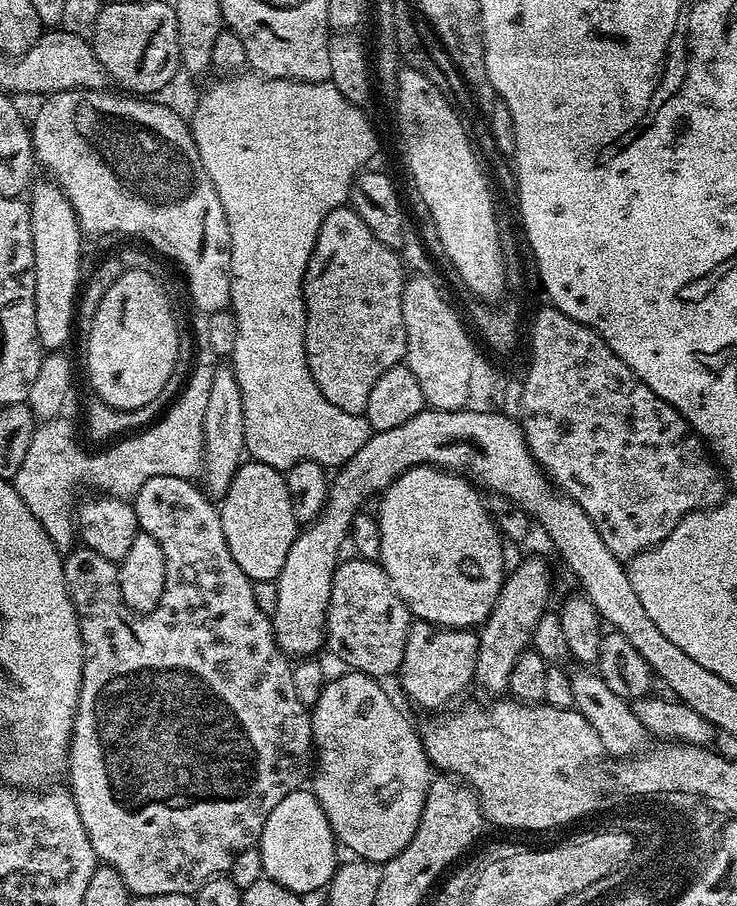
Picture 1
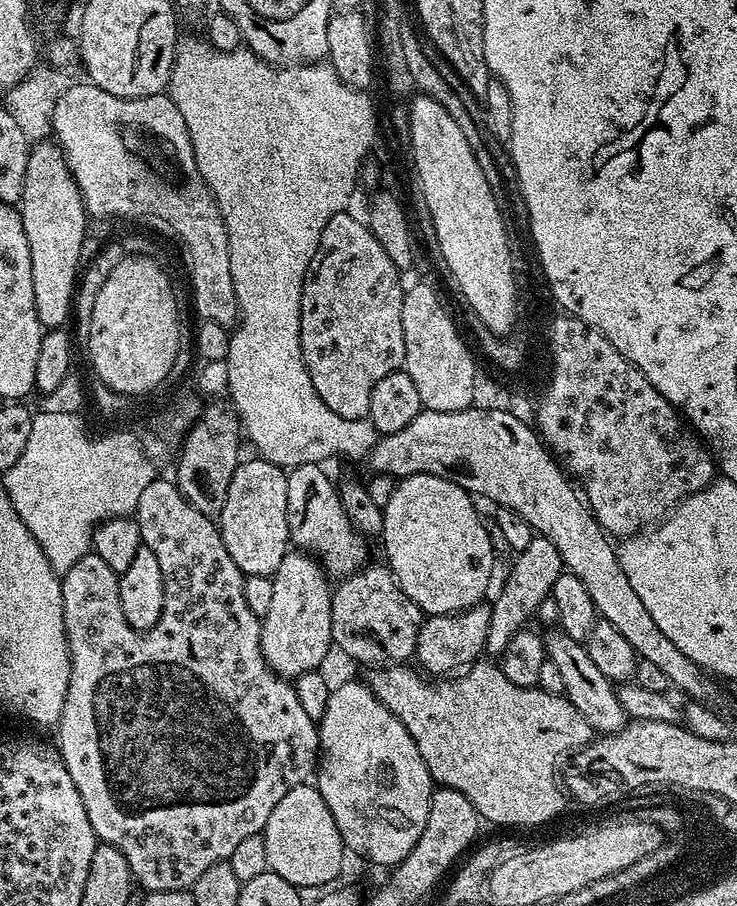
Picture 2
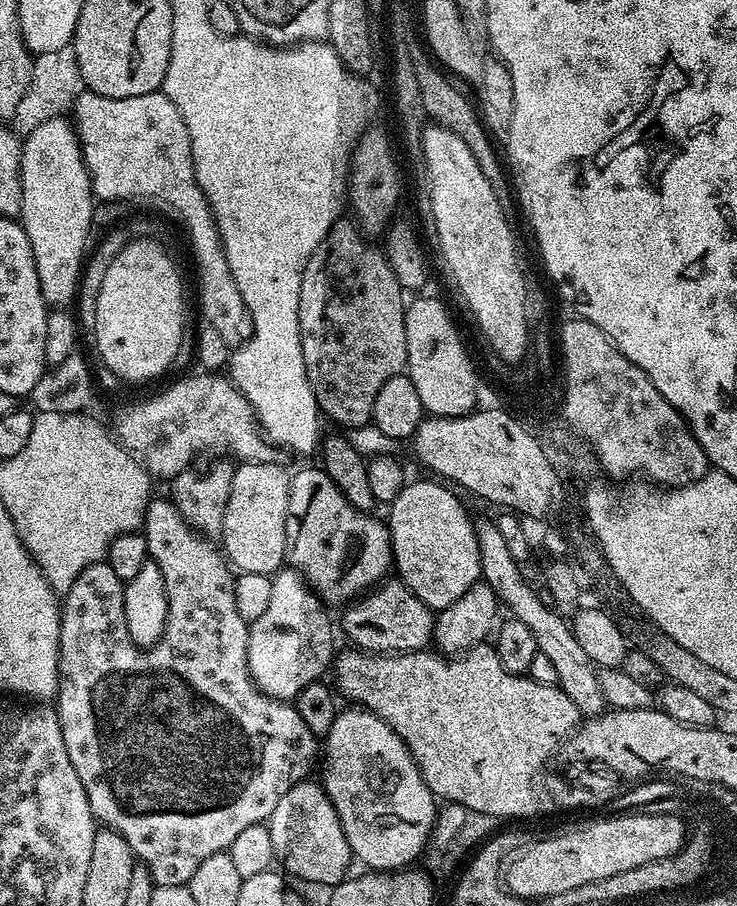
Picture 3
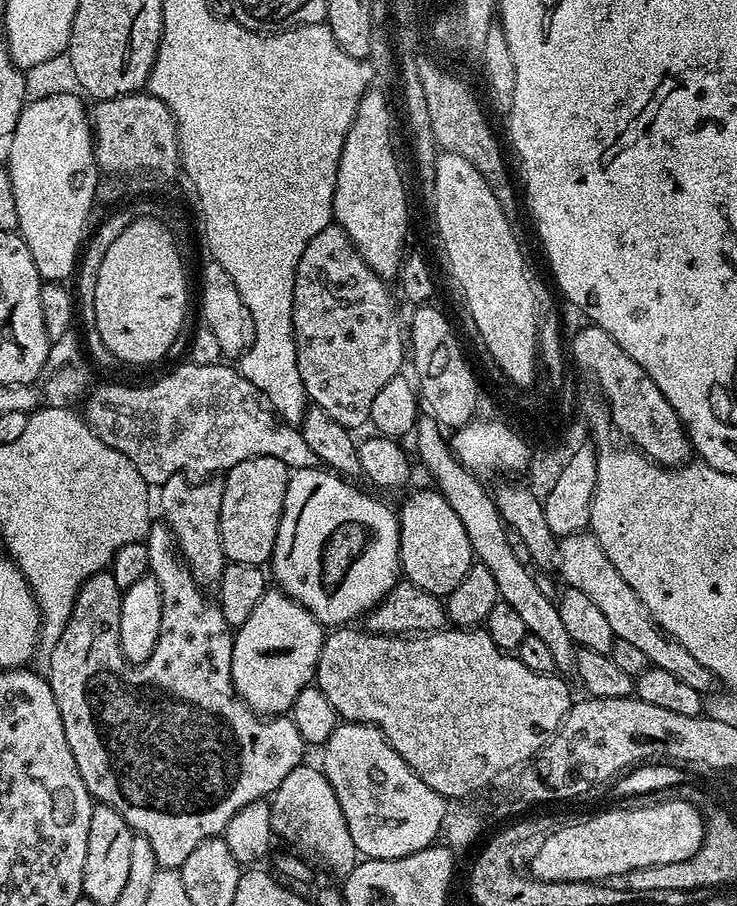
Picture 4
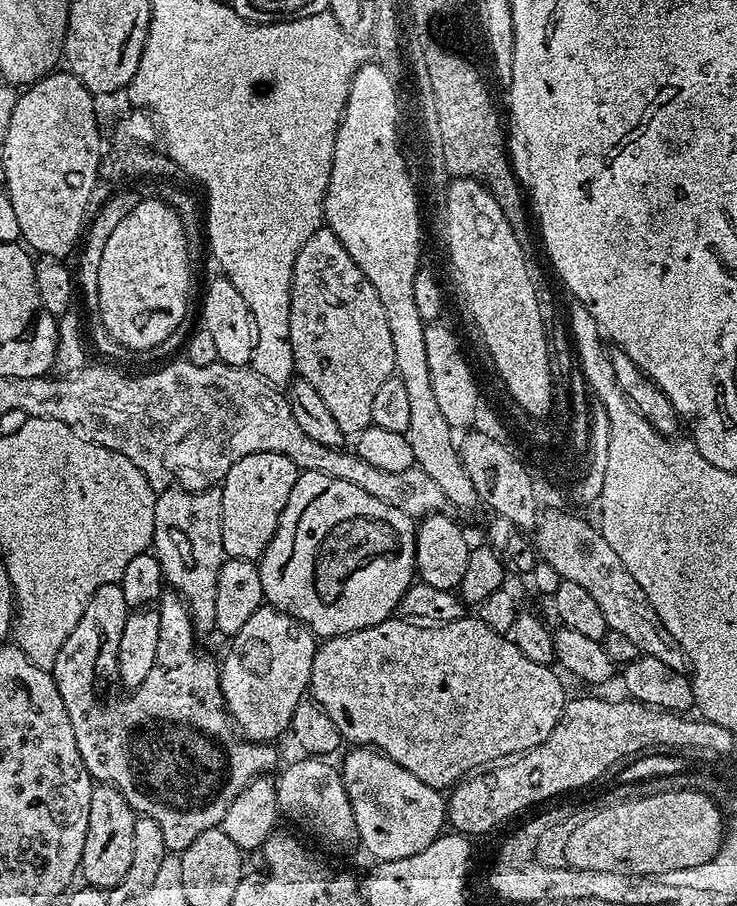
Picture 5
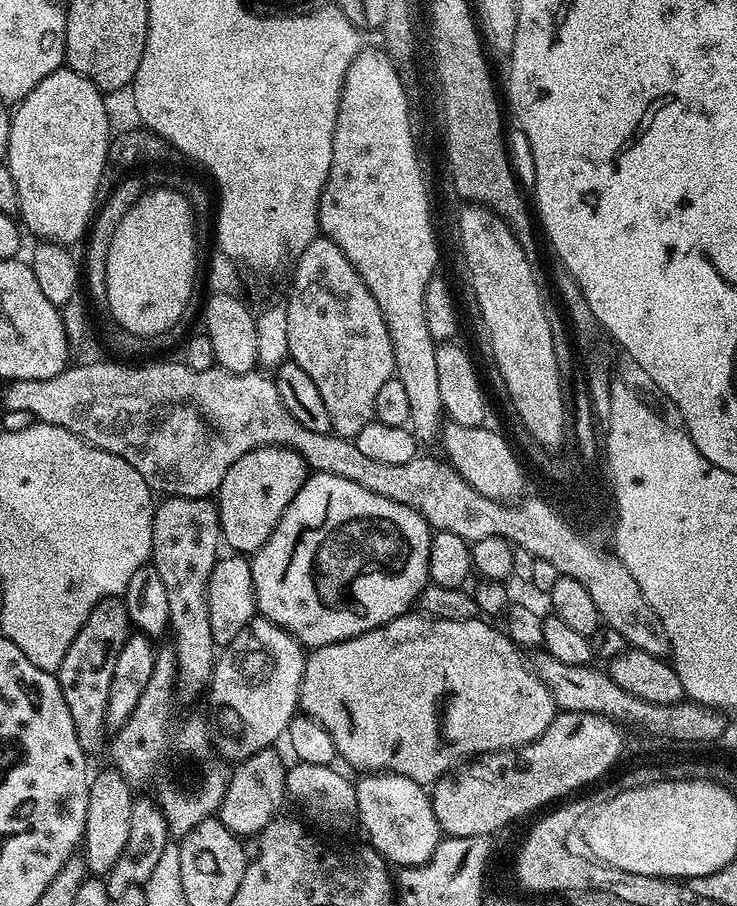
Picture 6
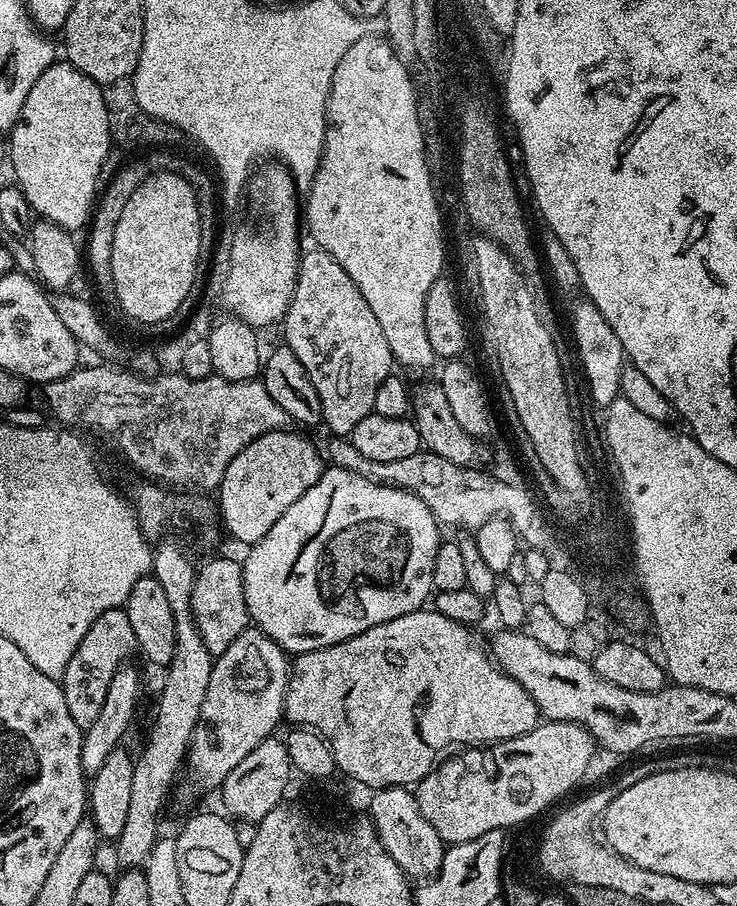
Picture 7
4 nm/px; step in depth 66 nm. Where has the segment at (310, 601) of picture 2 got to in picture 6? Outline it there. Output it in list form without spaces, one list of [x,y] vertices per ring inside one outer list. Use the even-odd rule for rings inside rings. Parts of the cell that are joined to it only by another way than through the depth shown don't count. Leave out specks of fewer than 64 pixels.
[[[253,618],[242,634],[216,657],[210,693],[220,708],[232,708],[236,736],[219,737],[218,752],[229,762],[239,762],[258,750],[273,747],[297,715],[306,649],[286,629],[263,618]]]

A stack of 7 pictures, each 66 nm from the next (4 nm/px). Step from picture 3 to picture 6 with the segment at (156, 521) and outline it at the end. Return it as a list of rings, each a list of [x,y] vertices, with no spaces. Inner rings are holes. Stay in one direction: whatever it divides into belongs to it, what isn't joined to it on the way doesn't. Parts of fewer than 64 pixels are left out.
[[[120,598],[103,600],[86,618],[82,630],[70,642],[70,650],[66,650],[66,658],[62,658],[62,666],[58,673],[60,689],[66,698],[66,706],[70,706],[70,718],[74,718],[74,730],[80,739],[80,745],[86,750],[100,740],[100,731],[105,731],[104,715],[106,702],[110,694],[110,678],[114,672],[114,662],[118,658],[118,650],[130,635],[128,611]],[[161,647],[156,653],[156,665],[150,674],[150,682],[146,682],[146,690],[142,690],[142,698],[138,698],[138,706],[134,706],[134,714],[128,721],[115,729],[112,740],[111,767],[127,778],[133,789],[140,790],[143,784],[149,784],[156,793],[154,799],[168,823],[169,833],[173,837],[183,838],[194,826],[204,820],[213,819],[220,811],[220,803],[228,789],[230,775],[229,761],[219,755],[214,747],[214,736],[208,733],[208,724],[200,716],[188,716],[176,724],[176,712],[172,709],[174,689],[176,686],[176,653],[171,647]]]

